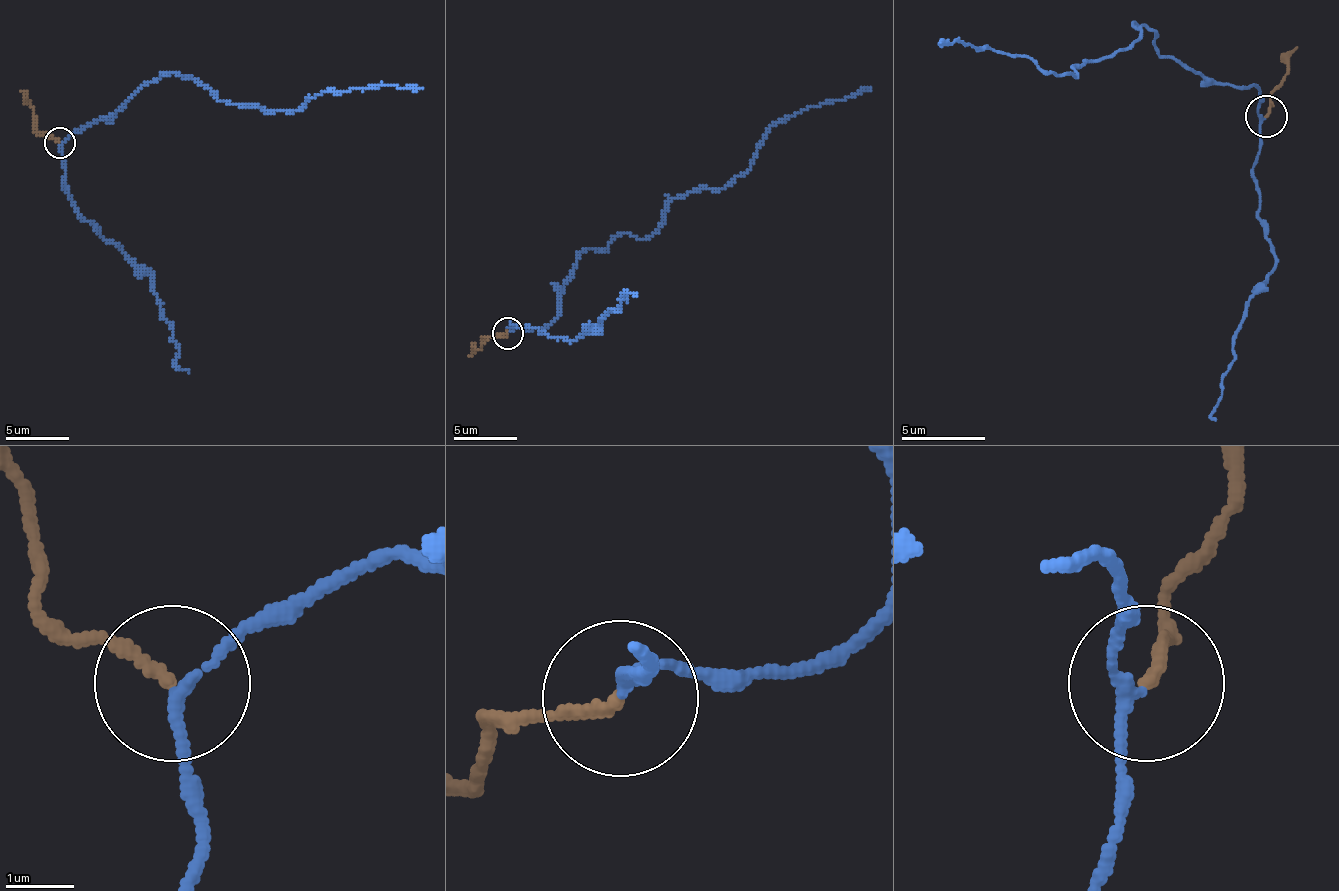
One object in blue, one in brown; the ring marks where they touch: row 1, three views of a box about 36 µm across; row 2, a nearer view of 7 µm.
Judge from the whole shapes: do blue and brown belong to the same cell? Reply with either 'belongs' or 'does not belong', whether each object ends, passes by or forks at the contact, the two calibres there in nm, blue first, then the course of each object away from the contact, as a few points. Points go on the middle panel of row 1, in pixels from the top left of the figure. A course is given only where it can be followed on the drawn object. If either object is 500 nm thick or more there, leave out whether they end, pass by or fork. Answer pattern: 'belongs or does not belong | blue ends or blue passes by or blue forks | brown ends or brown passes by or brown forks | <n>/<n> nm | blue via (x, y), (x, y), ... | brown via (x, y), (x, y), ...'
does not belong | blue passes by | brown ends | 140/170 nm | blue via (507, 334), (557, 315), (579, 255), (646, 239), (674, 198), (747, 169), (772, 125), (870, 87) | brown via (507, 334), (485, 337), (478, 350), (469, 356)

